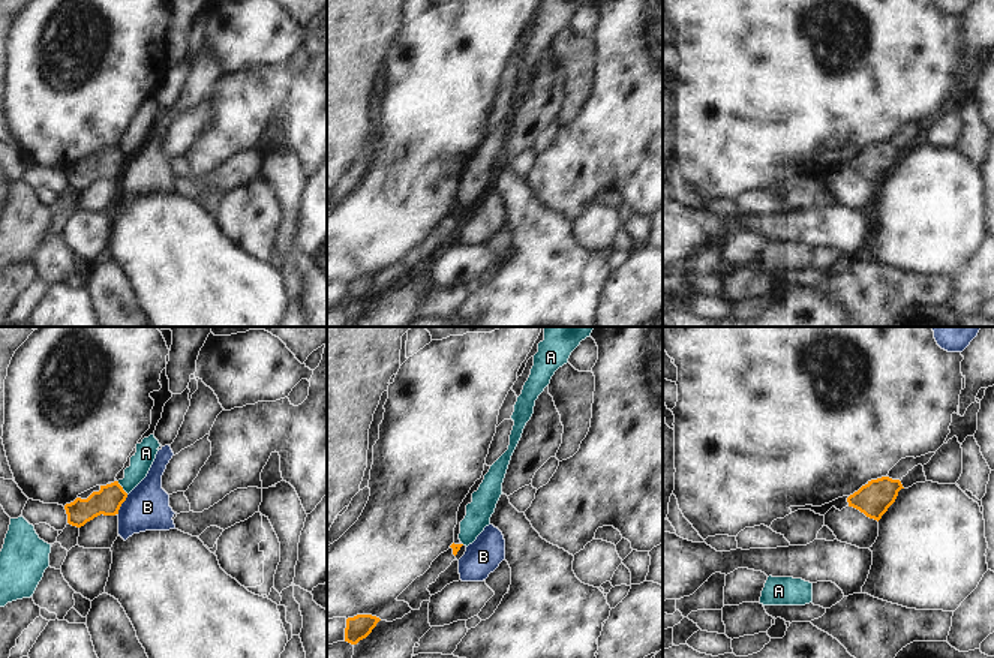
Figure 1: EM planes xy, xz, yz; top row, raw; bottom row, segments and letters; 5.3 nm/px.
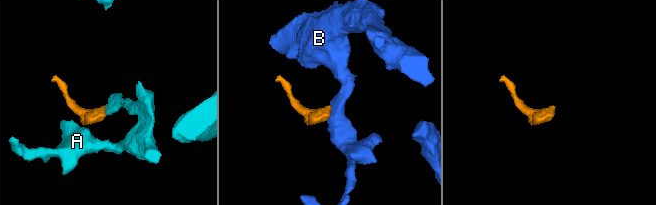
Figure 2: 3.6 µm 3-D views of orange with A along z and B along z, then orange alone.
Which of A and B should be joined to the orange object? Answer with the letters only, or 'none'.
none.

